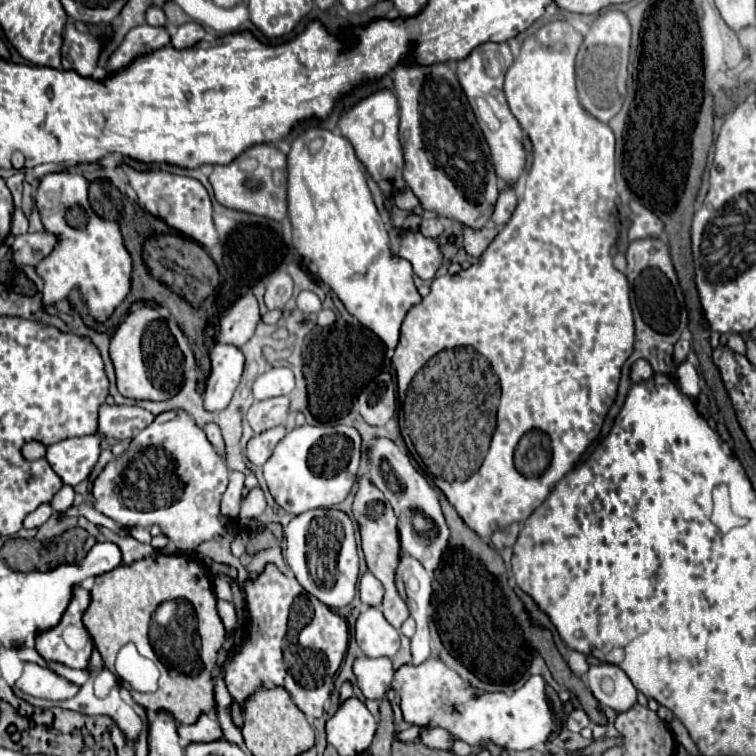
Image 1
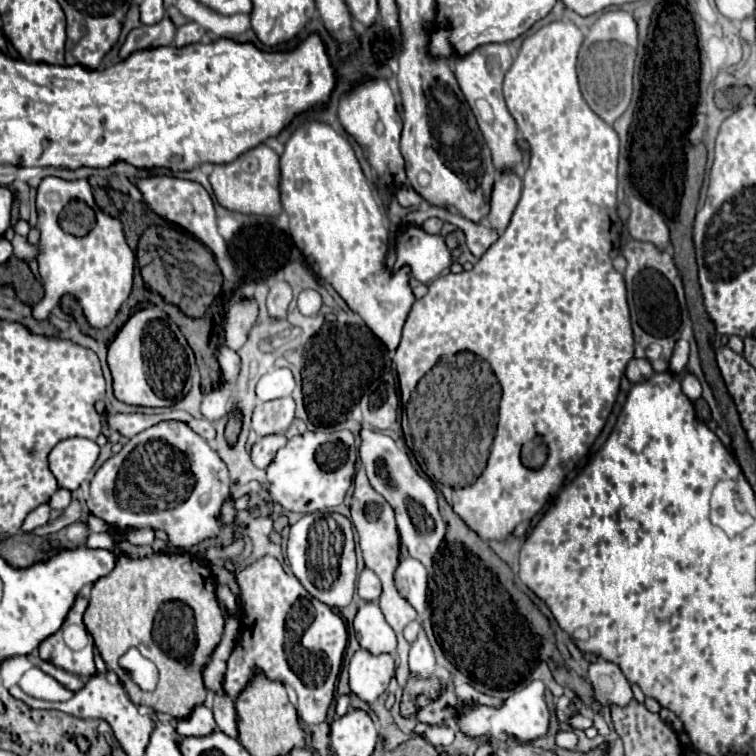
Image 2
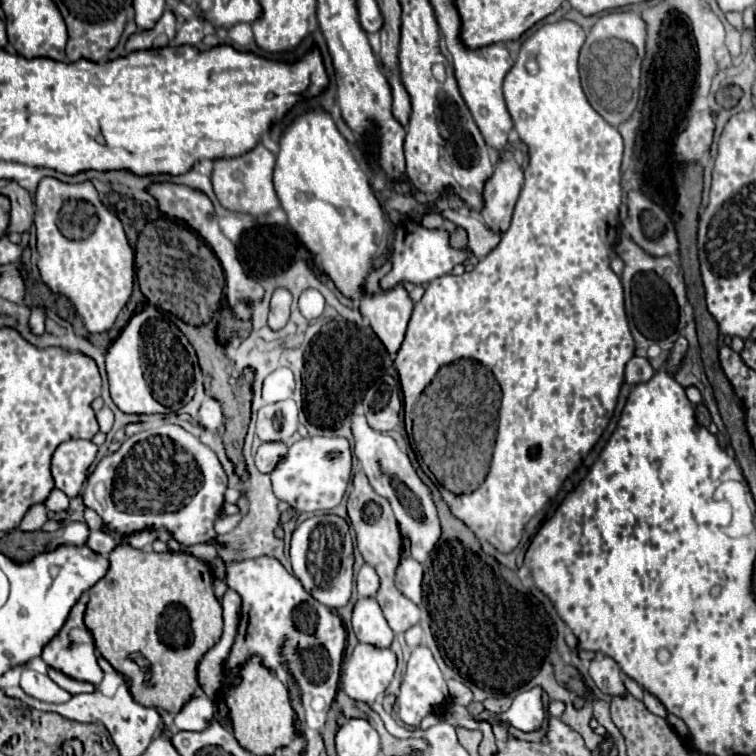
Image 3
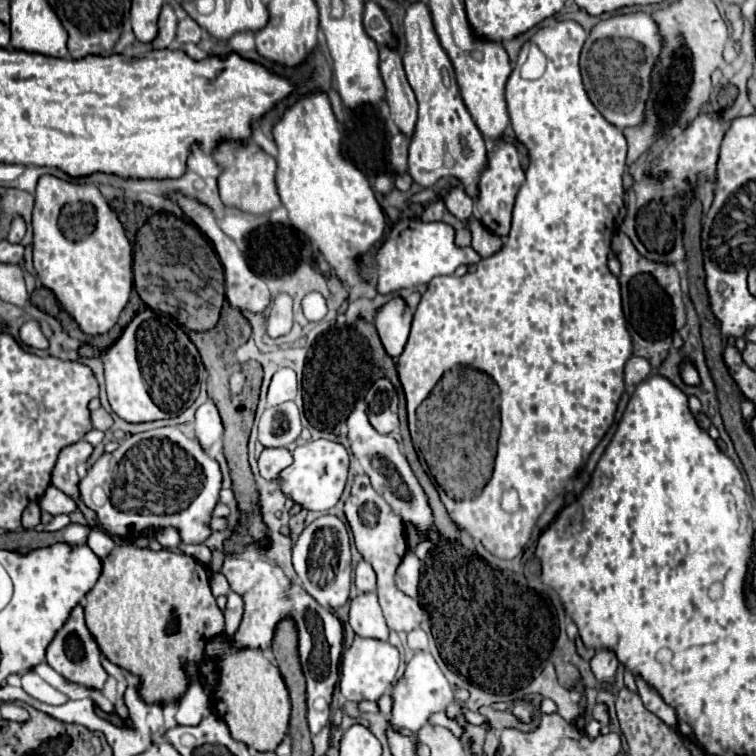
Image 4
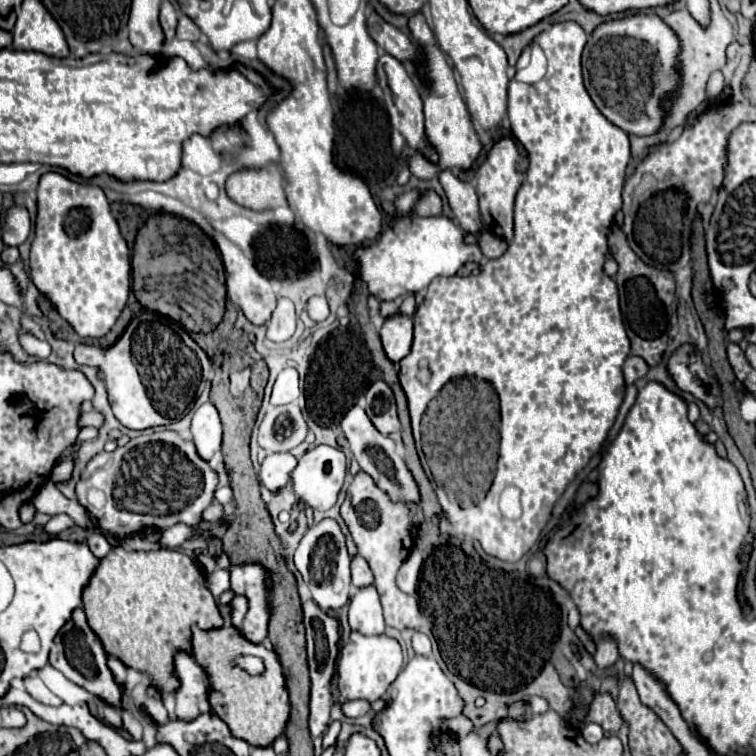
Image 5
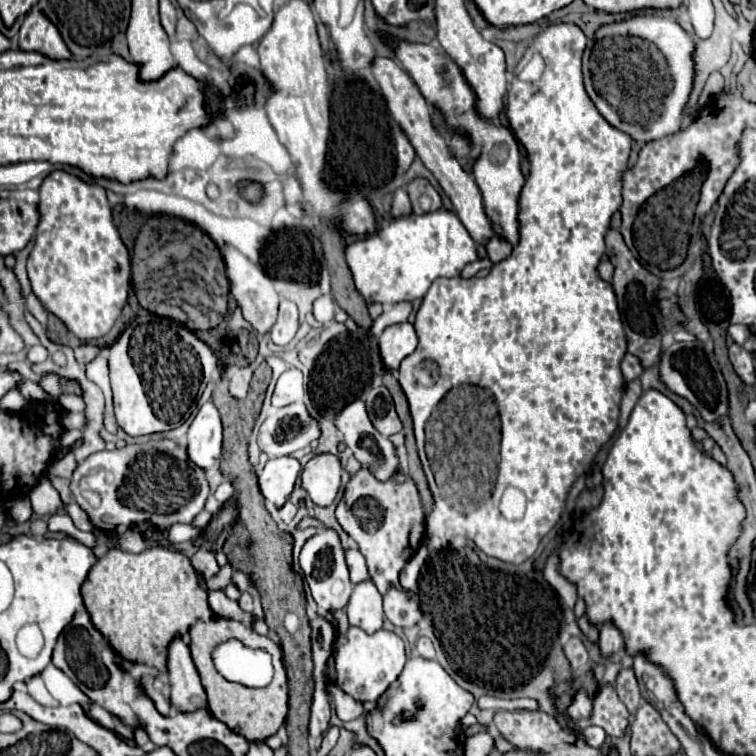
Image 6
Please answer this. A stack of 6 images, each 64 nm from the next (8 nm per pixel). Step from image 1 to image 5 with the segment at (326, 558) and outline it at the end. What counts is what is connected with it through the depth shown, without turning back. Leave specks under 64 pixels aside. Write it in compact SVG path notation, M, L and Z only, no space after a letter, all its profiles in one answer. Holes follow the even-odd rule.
M322 520L312 526L300 540L294 554L294 564L302 574L304 582L310 586L314 602L322 610L338 610L350 598L350 556L346 552L344 534L334 520Z

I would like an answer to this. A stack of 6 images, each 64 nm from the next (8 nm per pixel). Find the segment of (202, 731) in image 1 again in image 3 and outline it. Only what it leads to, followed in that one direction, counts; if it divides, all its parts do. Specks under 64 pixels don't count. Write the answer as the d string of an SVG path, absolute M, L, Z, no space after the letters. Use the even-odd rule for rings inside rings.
M198 690L176 714L174 724L176 724L176 730L204 730L212 720L212 716L214 716L212 700L206 698L202 690Z

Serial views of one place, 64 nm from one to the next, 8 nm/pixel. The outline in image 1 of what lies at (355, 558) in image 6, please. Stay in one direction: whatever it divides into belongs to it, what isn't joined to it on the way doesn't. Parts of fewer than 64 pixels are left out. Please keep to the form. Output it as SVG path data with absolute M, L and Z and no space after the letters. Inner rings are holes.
M366 572L366 574L360 578L358 590L360 590L360 600L362 600L366 606L380 606L380 604L382 604L384 590L382 590L380 580L378 580L372 572Z

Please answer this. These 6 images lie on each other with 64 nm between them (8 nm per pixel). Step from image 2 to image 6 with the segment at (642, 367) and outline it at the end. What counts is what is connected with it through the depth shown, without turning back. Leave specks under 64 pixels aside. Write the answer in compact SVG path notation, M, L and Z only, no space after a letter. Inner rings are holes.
M626 354L626 356L624 356L624 360L622 360L622 374L624 374L626 380L638 378L638 376L642 374L642 370L644 370L644 368L640 366L640 362L638 362L636 356L632 356L632 354Z

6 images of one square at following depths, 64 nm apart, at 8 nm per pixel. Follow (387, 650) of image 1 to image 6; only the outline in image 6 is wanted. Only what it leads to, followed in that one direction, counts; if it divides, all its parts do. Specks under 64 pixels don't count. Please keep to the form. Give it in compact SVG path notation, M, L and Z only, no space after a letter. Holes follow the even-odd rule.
M370 578L354 586L354 592L346 608L348 608L350 626L358 626L368 634L382 628L382 620L384 620L382 596Z

